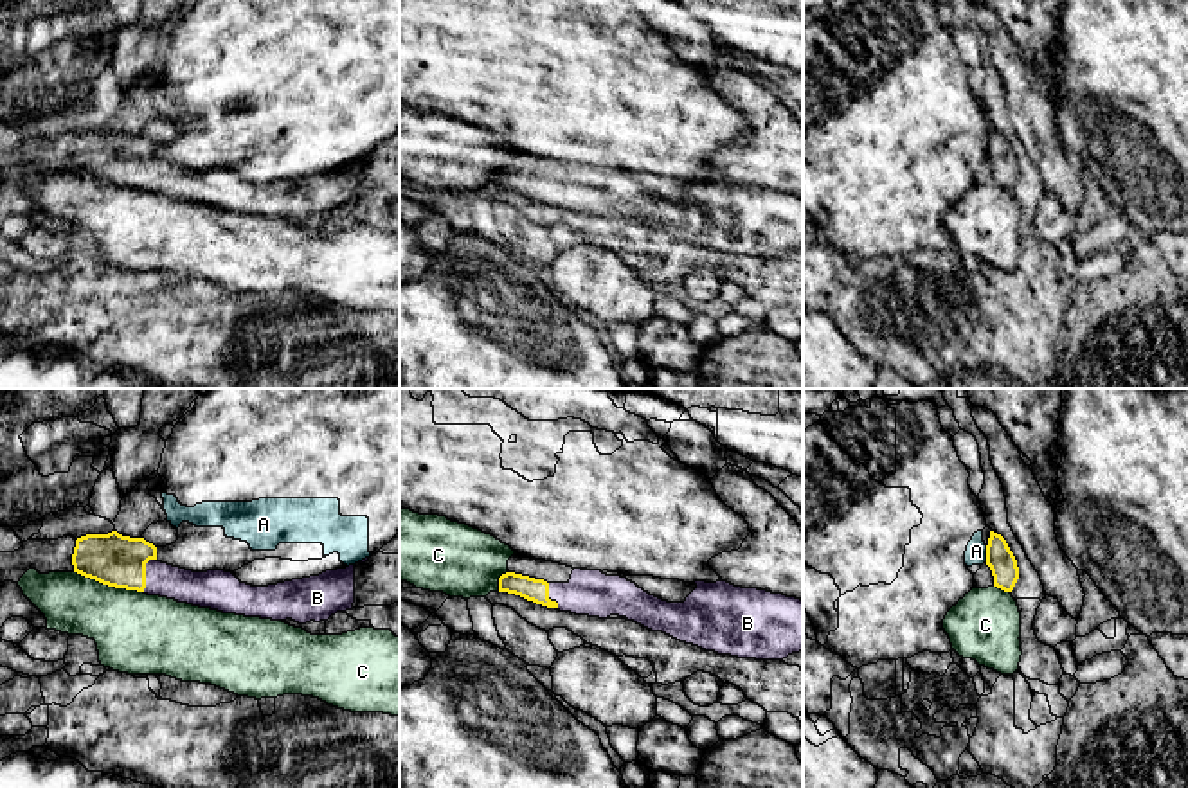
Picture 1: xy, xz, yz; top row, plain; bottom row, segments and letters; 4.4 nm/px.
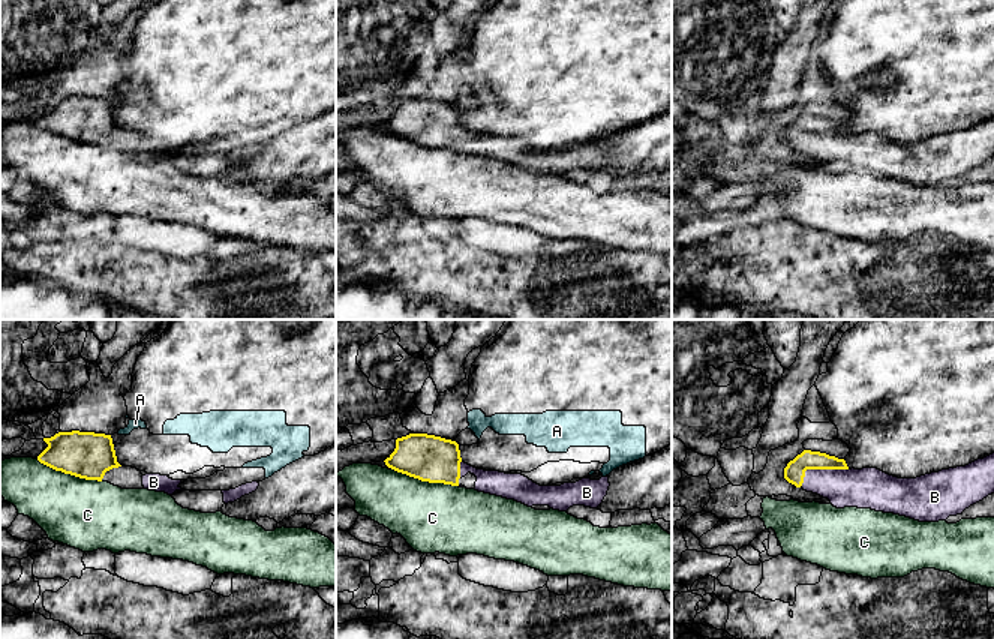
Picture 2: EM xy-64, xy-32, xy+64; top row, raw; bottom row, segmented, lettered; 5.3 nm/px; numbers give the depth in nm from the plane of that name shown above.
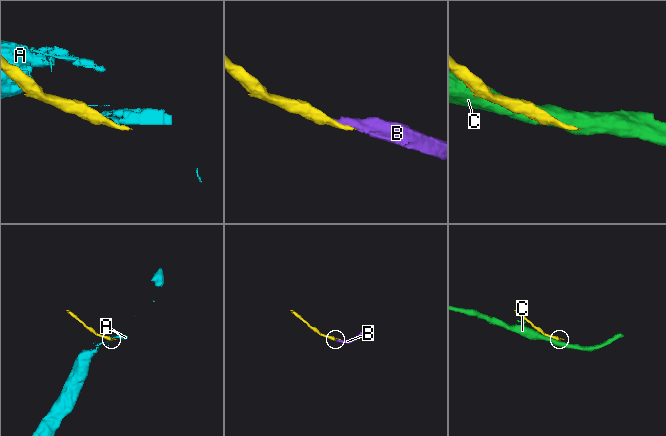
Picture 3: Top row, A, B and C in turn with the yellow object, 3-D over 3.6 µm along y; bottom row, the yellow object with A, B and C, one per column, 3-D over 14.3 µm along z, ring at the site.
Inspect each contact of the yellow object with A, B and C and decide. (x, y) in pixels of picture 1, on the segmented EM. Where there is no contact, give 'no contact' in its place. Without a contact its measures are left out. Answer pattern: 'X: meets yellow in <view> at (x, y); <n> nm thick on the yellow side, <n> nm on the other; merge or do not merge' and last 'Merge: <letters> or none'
A: meets yellow in yz at (987, 553); 120 nm thick on the yellow side, 100 nm on the other; do not merge
B: meets yellow in xy at (144, 573); 240 nm thick on the yellow side, 150 nm on the other; merge
C: meets yellow in xy at (108, 585); 240 nm thick on the yellow side, 360 nm on the other; do not merge
Merge: B

